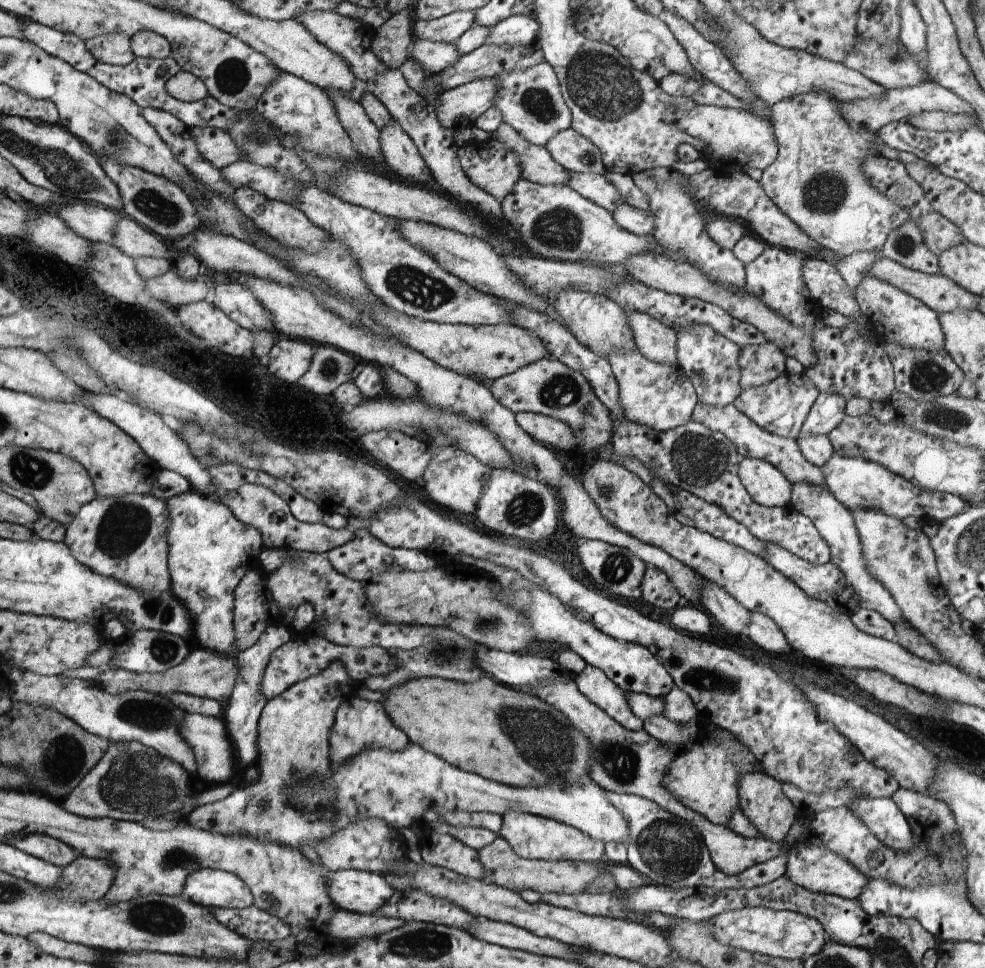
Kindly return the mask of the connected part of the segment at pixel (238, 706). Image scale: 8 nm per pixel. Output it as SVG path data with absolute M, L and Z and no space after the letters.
M283 623L271 624L266 632L262 632L258 643L236 654L238 676L236 676L235 690L225 704L223 716L224 720L228 722L228 734L232 736L232 746L236 748L236 758L240 762L242 771L251 765L257 764L258 761L259 716L267 704L266 698L262 696L264 671L267 668L267 664L271 662L271 656L275 649L282 646L282 644L286 644L293 635L293 632Z

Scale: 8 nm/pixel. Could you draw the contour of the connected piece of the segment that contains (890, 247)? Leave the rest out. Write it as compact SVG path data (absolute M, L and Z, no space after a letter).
M912 220L906 221L888 234L888 240L879 255L899 262L910 270L929 275L940 273L939 257L930 252L920 228Z

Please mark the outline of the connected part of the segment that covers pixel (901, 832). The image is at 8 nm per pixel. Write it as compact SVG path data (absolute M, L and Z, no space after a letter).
M861 797L849 809L868 826L882 845L900 852L910 852L914 846L908 820L893 799Z

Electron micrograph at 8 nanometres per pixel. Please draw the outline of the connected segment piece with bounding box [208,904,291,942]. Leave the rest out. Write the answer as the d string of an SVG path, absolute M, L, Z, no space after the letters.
M255 904L245 909L208 908L212 916L252 941L279 941L291 935L290 927L280 918L260 910Z

